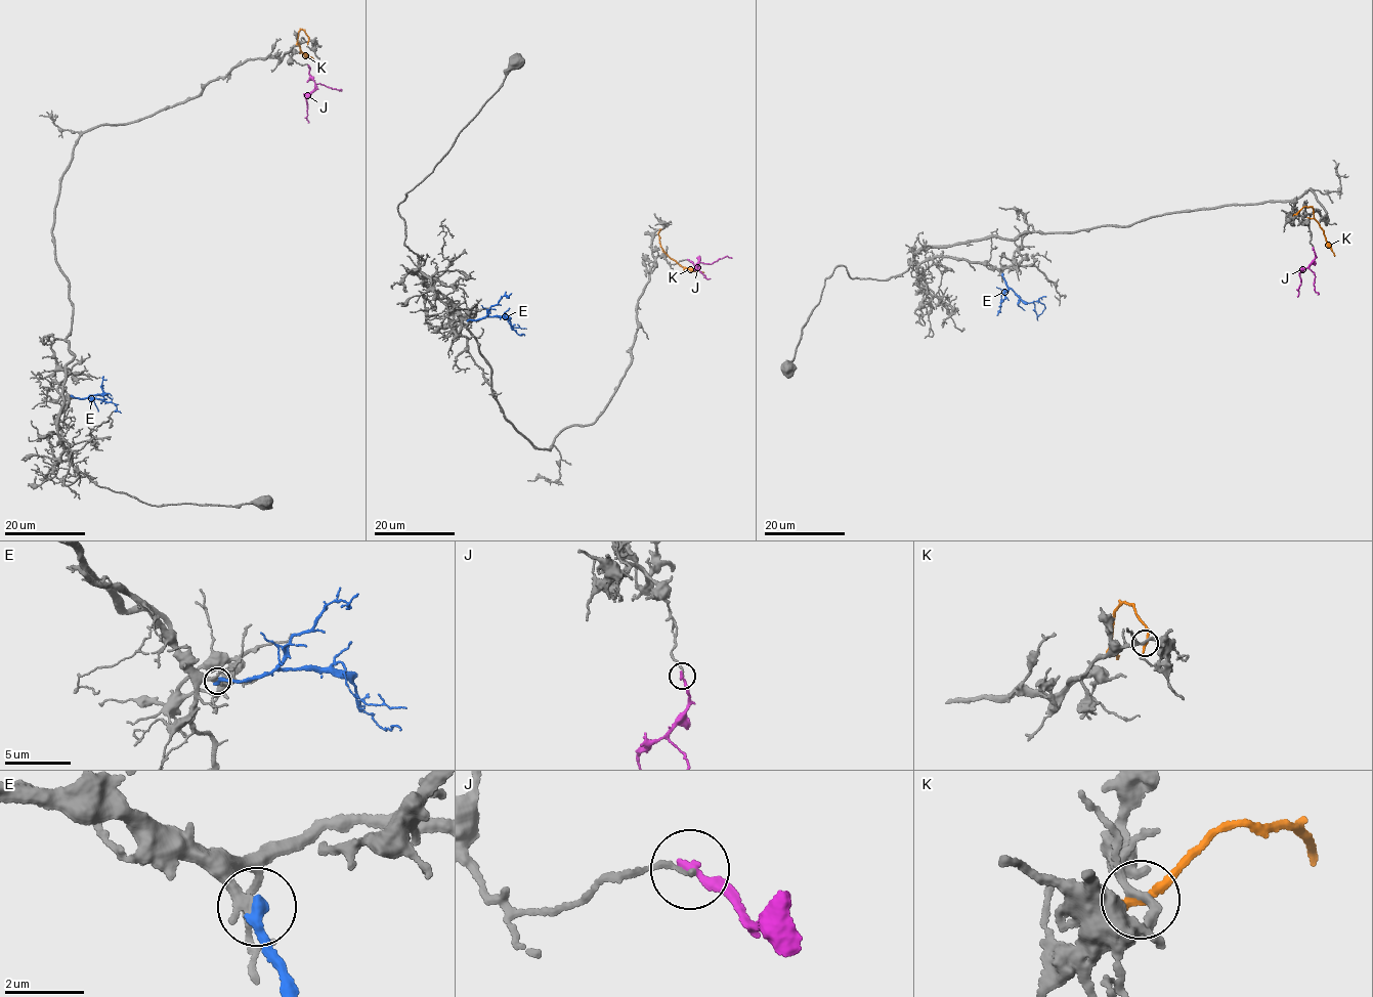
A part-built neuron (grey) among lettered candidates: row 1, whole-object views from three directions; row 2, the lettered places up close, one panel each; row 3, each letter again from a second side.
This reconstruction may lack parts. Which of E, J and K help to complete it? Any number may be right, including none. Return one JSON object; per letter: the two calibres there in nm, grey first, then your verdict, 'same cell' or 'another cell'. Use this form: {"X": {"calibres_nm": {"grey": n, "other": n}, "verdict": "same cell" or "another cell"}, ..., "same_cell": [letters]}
{"E": {"calibres_nm": {"grey": 320, "other": 360}, "verdict": "same cell"}, "J": {"calibres_nm": {"grey": 140, "other": 240}, "verdict": "another cell"}, "K": {"calibres_nm": {"grey": 180, "other": 240}, "verdict": "another cell"}, "same_cell": ["E"]}

